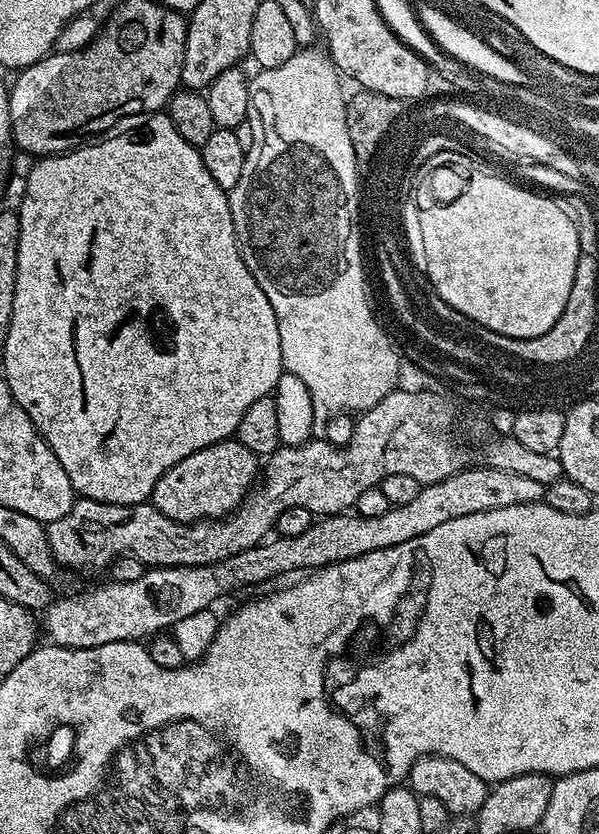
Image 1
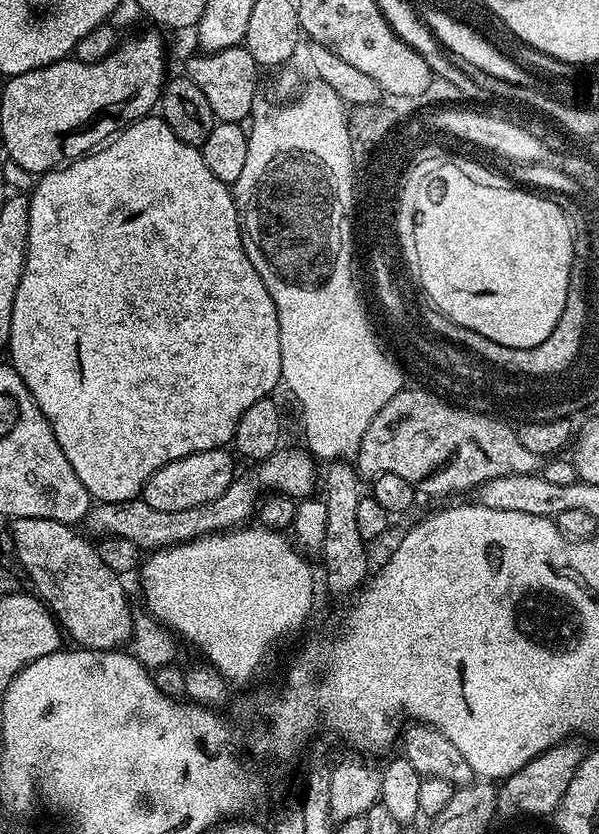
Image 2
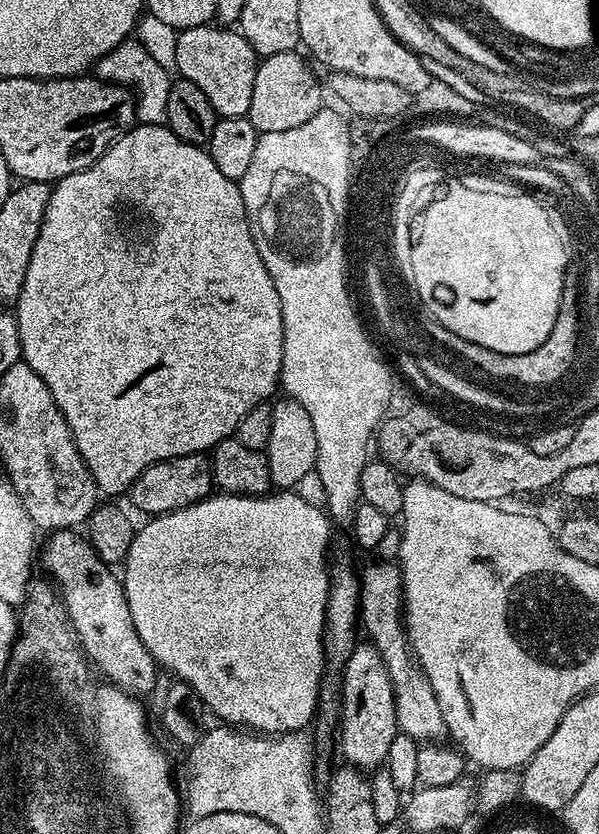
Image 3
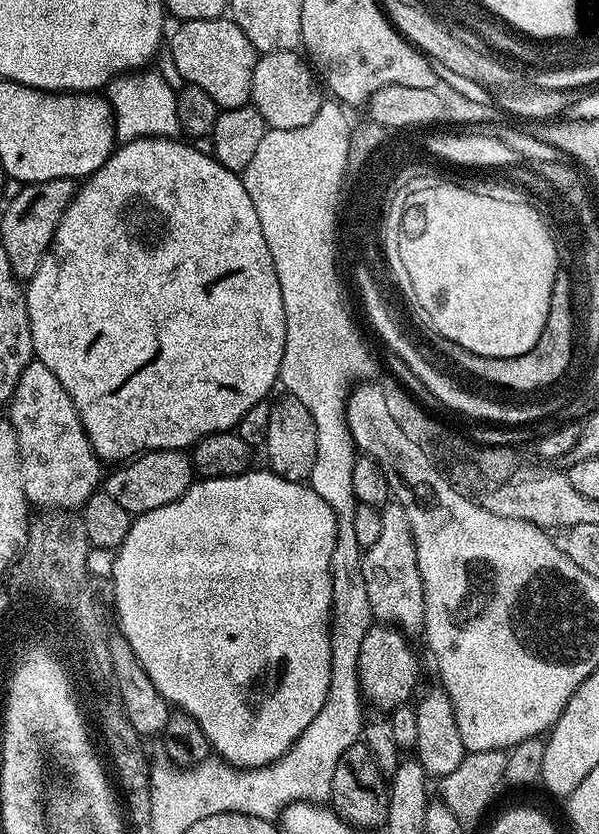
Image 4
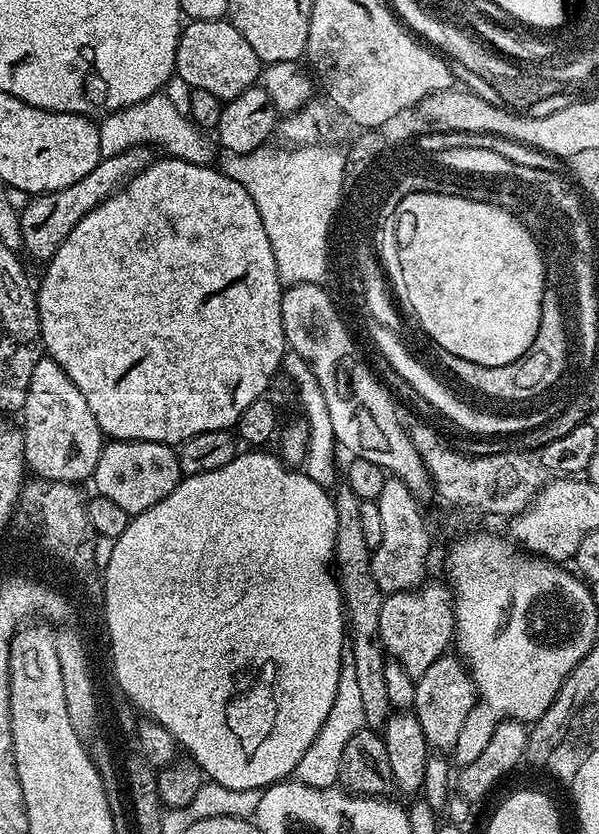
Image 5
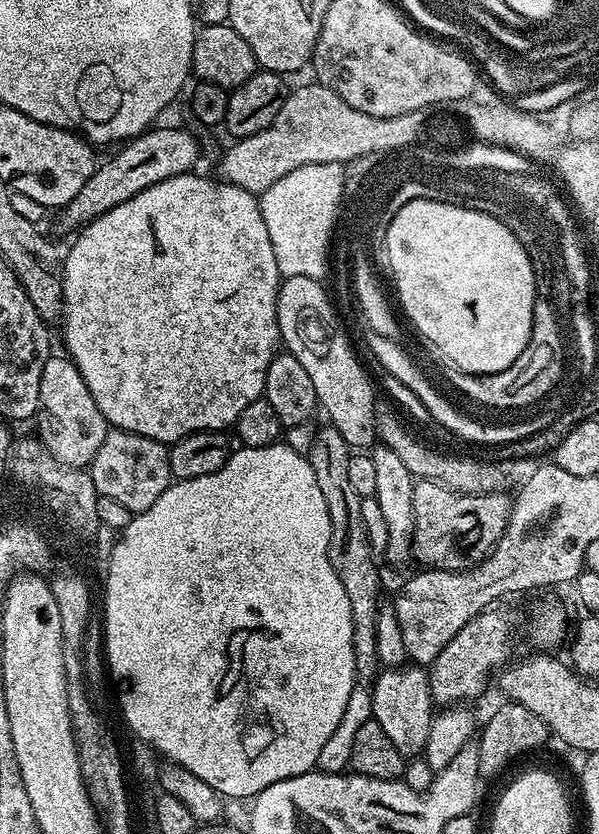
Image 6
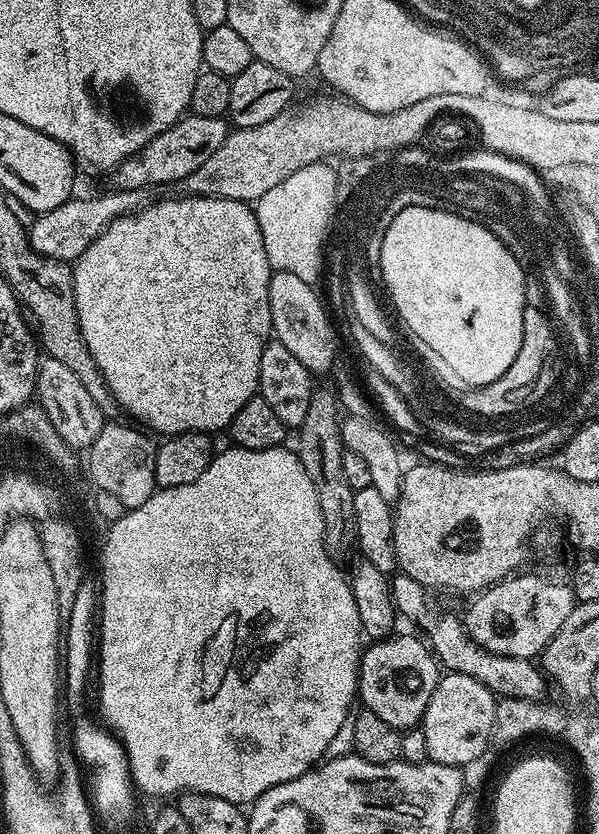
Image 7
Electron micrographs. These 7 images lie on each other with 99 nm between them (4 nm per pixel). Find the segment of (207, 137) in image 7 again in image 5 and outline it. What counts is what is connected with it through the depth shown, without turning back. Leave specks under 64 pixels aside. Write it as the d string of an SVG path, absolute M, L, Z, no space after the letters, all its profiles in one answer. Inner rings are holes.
M151 147L131 148L114 158L101 158L98 166L86 174L86 178L78 178L74 186L66 186L66 190L57 192L41 192L33 195L32 200L20 212L20 225L22 226L23 251L29 252L36 260L47 262L66 242L66 234L90 214L108 196L113 196L117 190L123 188L132 177L137 176L145 166L151 164L154 159L154 152Z

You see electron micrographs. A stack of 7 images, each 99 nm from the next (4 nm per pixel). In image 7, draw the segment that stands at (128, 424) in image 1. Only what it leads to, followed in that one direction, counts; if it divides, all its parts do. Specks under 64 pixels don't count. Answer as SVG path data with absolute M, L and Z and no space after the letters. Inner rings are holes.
M184 194L181 197L181 200L160 200L149 208L148 205L141 207L138 212L120 216L112 221L100 233L100 237L80 255L80 259L75 261L72 270L76 317L80 323L80 333L106 386L112 391L117 405L123 411L125 408L133 416L131 417L133 421L141 420L136 422L153 433L164 432L165 437L177 436L180 432L216 434L219 428L227 429L232 423L234 414L238 414L238 410L246 406L251 396L257 395L260 387L258 366L262 362L262 350L273 335L272 315L268 301L268 287L273 270L266 258L266 246L262 242L262 230L258 226L255 211L242 200L191 194Z

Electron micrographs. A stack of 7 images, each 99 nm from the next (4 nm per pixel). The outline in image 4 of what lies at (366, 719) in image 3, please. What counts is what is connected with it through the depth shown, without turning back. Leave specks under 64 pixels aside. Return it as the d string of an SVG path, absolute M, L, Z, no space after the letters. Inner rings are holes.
M376 622L370 630L366 630L366 638L362 638L362 650L358 653L358 674L363 699L376 707L373 709L391 710L413 699L412 691L416 688L420 664L416 661L415 650L408 644L411 644L409 637L387 624Z

